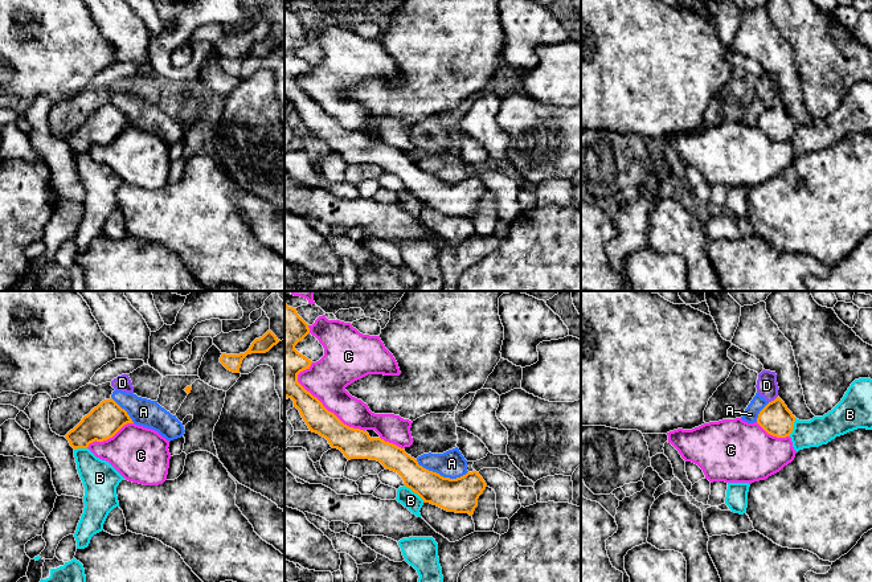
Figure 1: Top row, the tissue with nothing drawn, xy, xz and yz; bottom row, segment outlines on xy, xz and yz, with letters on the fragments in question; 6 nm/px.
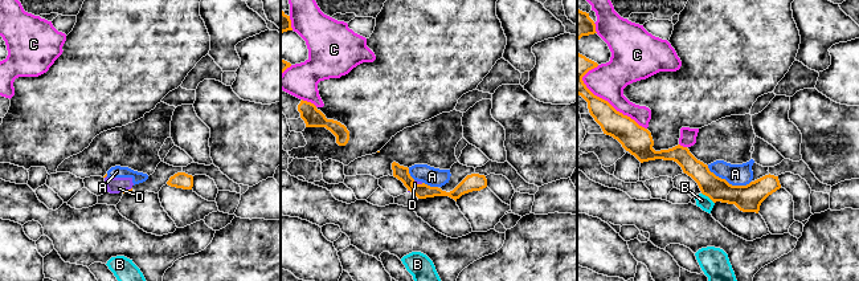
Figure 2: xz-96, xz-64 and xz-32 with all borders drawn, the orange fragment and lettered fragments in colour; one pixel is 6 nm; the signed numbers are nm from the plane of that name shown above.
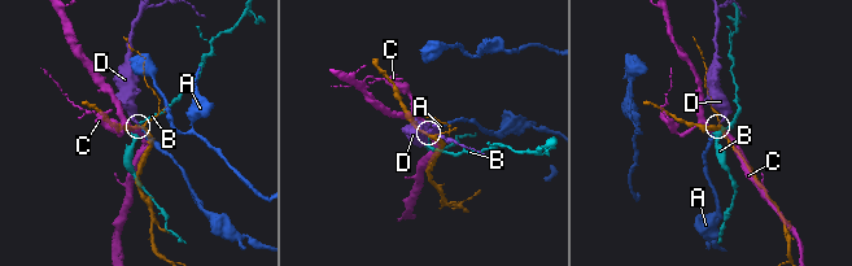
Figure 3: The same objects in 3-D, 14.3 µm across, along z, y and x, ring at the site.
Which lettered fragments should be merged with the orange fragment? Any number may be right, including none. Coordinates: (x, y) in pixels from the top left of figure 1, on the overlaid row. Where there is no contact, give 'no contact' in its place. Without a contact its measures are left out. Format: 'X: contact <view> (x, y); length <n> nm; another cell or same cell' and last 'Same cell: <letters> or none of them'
A: contact xz (439, 475); length 340 nm; another cell
B: contact xz (414, 492); length 160 nm; another cell
C: contact xz (327, 410); length 550 nm; another cell
D: contact yz (774, 400); length 70 nm; another cell
Same cell: none of them

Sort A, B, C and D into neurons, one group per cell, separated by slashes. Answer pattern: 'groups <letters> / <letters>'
groups A D / B / C

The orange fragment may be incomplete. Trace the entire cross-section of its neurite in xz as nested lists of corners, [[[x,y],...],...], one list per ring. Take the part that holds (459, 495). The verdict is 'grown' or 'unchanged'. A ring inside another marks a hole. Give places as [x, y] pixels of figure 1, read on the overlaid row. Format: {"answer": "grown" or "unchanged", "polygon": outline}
{"answer": "unchanged", "polygon": [[[284,303],[284,397],[294,401],[294,407],[299,410],[310,431],[326,438],[331,447],[340,450],[348,460],[377,460],[385,470],[397,472],[405,487],[417,493],[423,503],[447,512],[472,516],[478,499],[487,487],[479,472],[472,471],[450,479],[429,471],[404,448],[344,425],[298,382],[298,374],[310,369],[312,361],[299,353],[295,345],[308,333],[308,324],[298,315],[296,308]]]}

